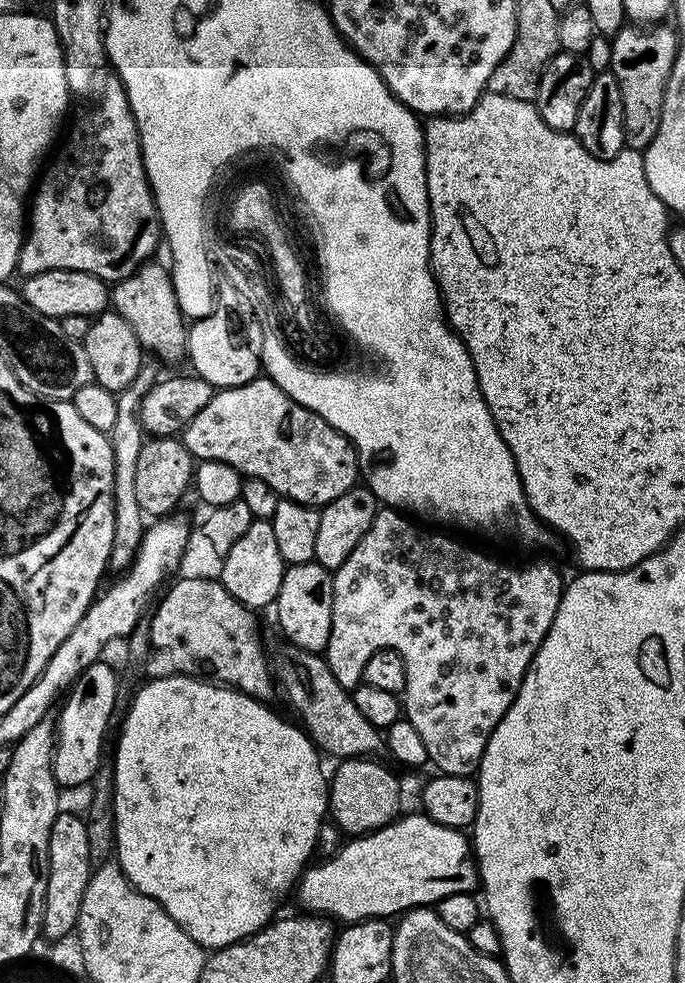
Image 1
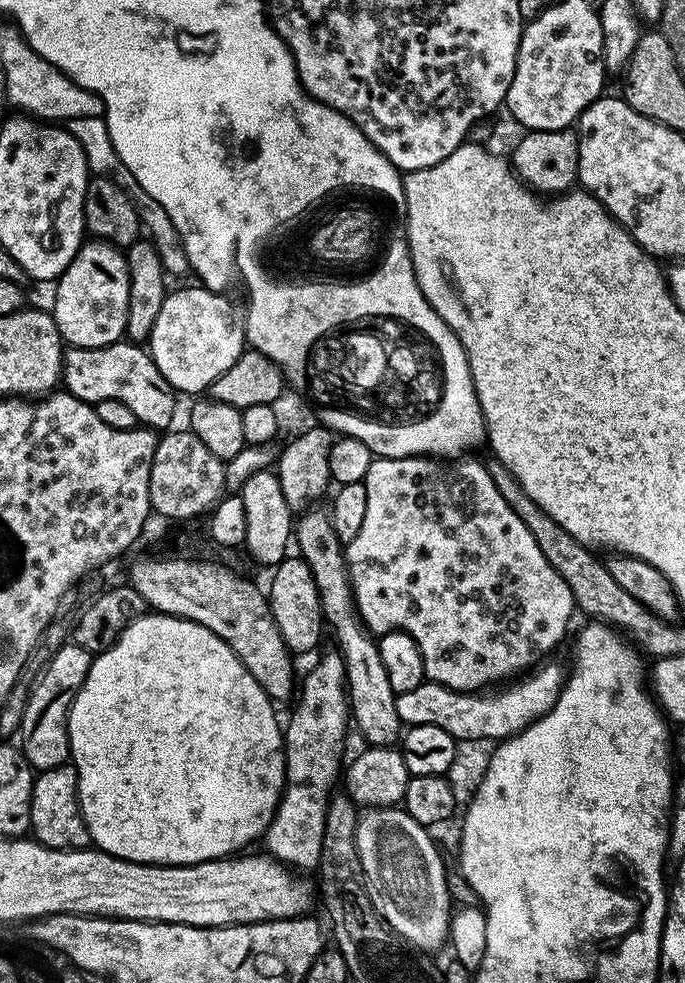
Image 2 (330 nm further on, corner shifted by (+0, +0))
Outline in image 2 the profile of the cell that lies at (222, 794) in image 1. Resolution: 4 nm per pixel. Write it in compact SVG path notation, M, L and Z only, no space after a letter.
M145 614L136 620L131 620L122 630L120 637L105 652L98 652L93 655L92 665L86 674L86 680L82 682L82 686L68 711L68 751L70 753L70 763L75 768L78 778L80 809L88 827L89 841L99 851L108 852L112 856L129 860L135 864L197 864L207 860L222 860L231 857L233 854L243 853L247 849L244 847L247 844L254 843L255 840L257 843L263 837L264 831L270 826L270 822L276 813L276 807L280 805L280 797L284 794L284 733L281 721L276 721L276 712L272 708L275 708L274 702L262 690L262 686L258 686L258 682L254 682L250 670L246 670L246 666L242 666L242 662L234 654L234 650L230 650L230 646L226 646L226 642L222 642L222 638L218 638L218 634L210 634L210 630L206 630L206 626L198 626L198 622L183 620L180 616L163 614Z

